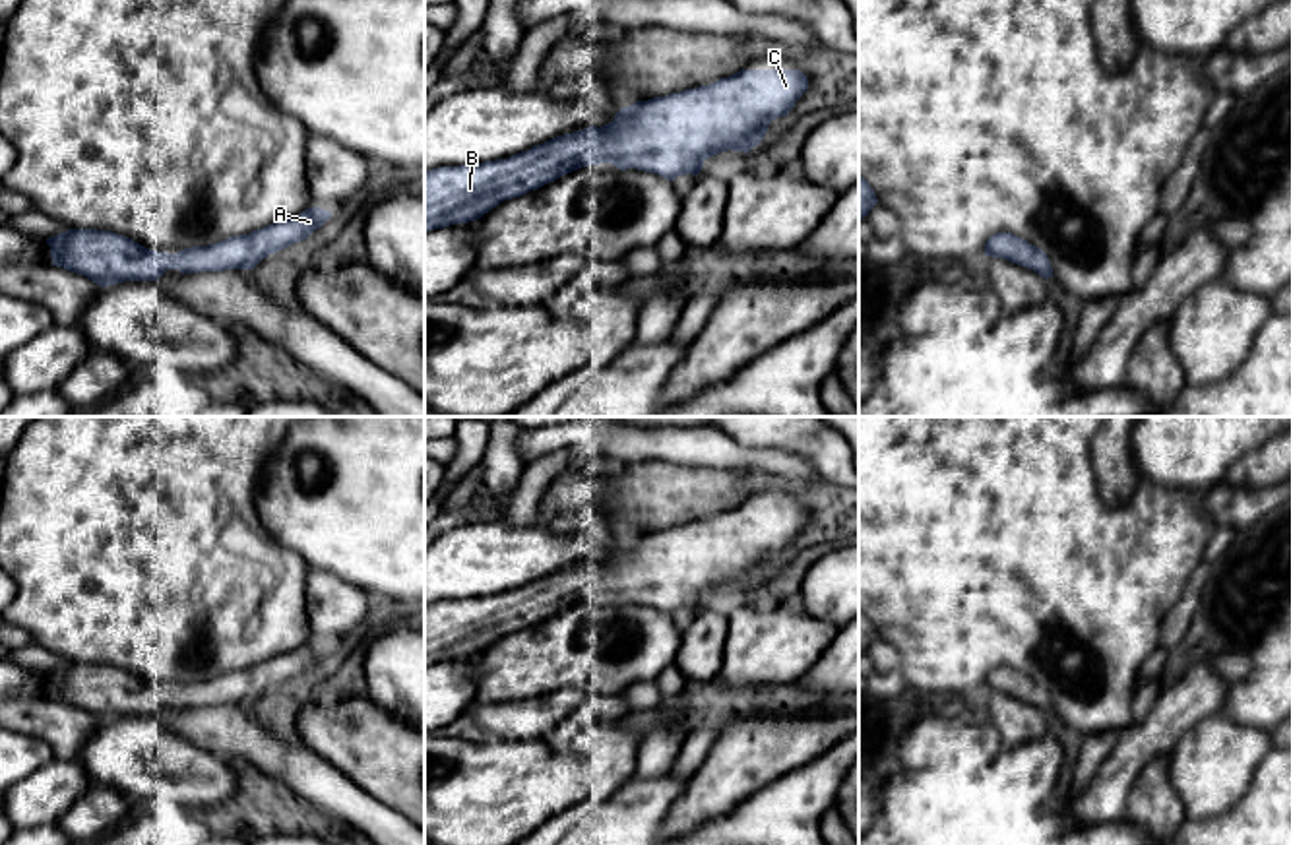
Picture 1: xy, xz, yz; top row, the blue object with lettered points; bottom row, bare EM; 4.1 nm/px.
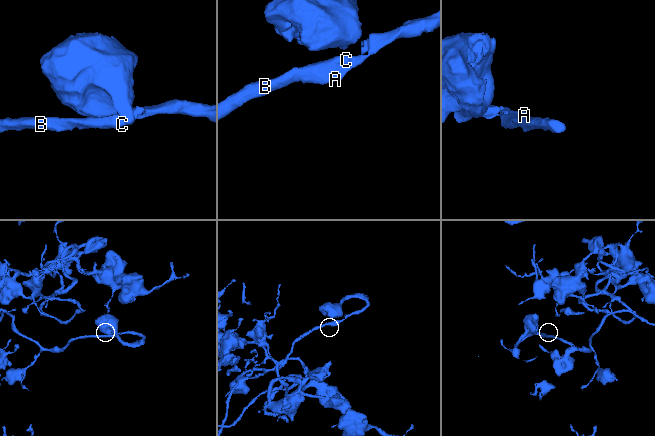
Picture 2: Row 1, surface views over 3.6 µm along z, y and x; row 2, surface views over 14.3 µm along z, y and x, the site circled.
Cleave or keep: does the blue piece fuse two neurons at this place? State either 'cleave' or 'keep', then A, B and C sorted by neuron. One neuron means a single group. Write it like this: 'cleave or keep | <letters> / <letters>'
keep | A B C

